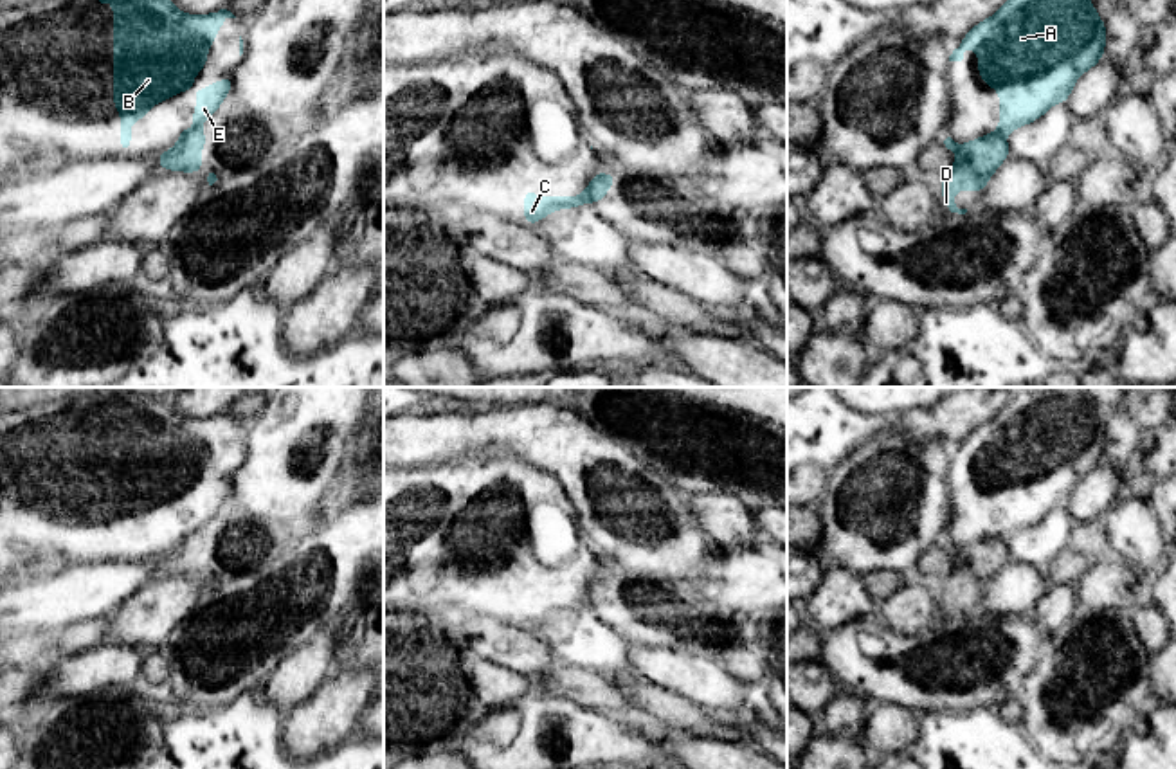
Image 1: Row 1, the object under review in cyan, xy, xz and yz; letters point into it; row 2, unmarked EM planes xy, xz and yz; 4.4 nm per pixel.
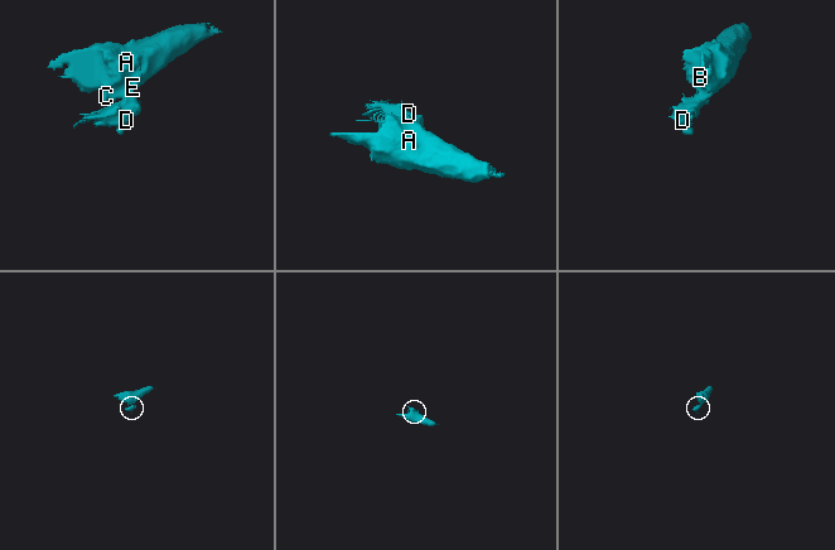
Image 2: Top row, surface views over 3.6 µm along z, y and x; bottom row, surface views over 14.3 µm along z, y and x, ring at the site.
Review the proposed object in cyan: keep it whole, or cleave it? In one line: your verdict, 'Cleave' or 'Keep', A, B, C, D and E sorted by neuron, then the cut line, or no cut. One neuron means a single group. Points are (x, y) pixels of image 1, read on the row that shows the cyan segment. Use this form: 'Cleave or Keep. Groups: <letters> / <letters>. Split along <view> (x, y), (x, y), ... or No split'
Cleave. Groups: A B C E / D. Split along xz (586, 189), (589, 199)

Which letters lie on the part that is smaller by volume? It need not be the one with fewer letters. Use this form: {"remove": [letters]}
{"remove": ["D"]}

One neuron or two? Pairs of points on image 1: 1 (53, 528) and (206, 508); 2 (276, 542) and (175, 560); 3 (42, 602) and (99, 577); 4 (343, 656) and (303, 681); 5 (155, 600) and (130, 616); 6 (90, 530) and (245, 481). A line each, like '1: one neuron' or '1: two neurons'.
1: one neuron
2: one neuron
3: one neuron
4: two neurons
5: one neuron
6: two neurons

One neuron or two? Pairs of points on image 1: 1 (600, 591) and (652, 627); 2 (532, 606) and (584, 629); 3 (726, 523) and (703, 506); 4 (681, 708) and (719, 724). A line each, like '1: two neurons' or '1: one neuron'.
1: one neuron
2: two neurons
3: one neuron
4: one neuron

